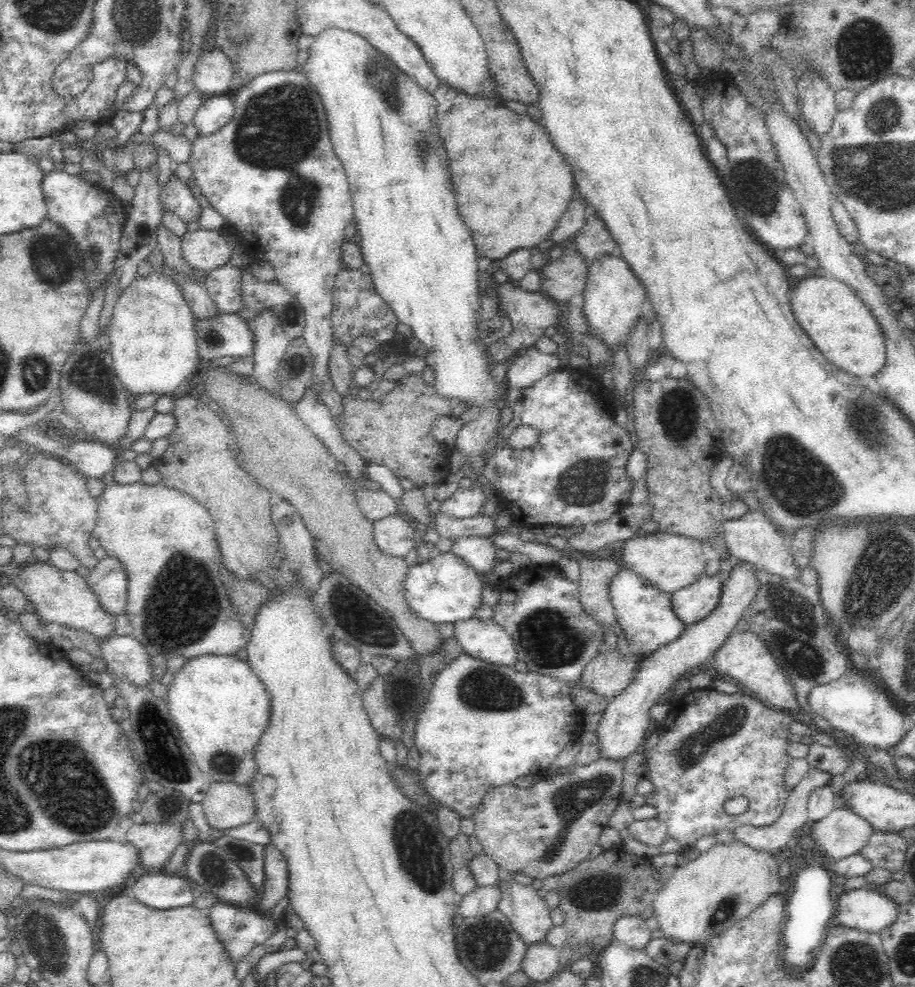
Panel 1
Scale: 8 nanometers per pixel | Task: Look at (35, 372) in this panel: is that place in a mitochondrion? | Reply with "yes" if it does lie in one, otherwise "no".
yes

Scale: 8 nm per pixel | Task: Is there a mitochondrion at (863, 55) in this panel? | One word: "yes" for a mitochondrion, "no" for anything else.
yes

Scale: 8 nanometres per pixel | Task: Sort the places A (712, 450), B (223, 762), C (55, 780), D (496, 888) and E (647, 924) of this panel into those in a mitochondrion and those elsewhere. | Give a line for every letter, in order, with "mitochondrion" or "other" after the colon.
A: mitochondrion
B: mitochondrion
C: mitochondrion
D: other
E: other

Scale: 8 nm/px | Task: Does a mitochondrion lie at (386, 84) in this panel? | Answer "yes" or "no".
yes

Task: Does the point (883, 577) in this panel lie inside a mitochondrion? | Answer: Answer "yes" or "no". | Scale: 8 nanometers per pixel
yes

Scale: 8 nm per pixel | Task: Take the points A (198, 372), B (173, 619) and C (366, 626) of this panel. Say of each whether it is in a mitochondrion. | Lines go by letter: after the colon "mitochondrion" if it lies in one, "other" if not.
A: other
B: mitochondrion
C: mitochondrion

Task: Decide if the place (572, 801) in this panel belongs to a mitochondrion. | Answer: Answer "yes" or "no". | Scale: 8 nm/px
yes

